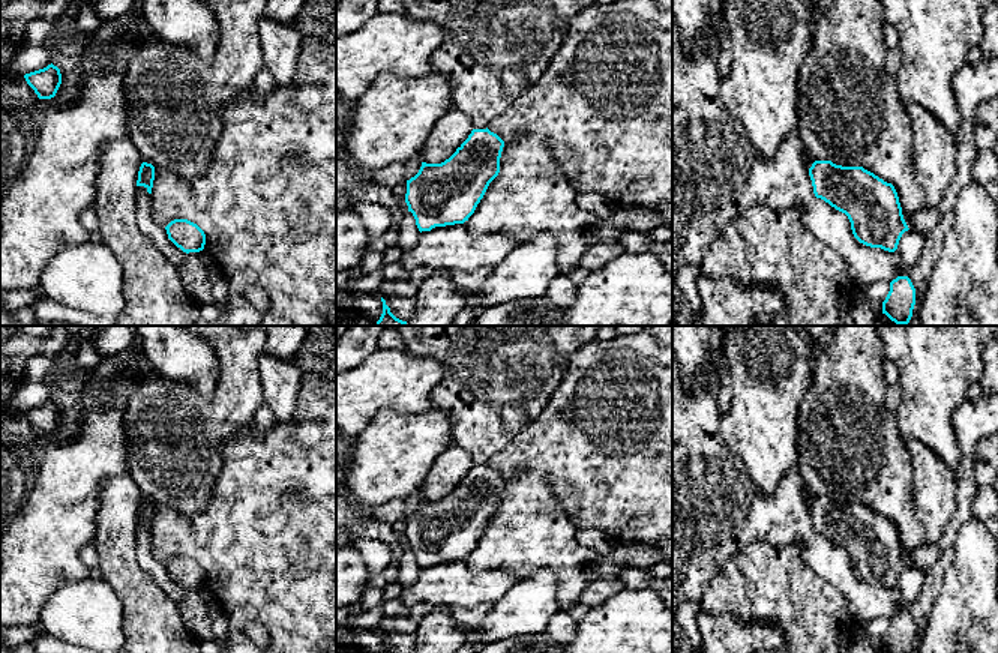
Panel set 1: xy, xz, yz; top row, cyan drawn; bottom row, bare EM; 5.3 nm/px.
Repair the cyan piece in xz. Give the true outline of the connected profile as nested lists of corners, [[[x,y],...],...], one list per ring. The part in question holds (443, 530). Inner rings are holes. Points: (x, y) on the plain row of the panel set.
[[[473,465],[456,488],[441,500],[422,498],[419,509],[407,516],[405,539],[413,549],[419,567],[435,563],[464,560],[474,549],[489,519],[500,509],[504,477],[486,465]]]

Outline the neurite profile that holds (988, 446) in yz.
[[[998,431],[981,438],[974,449],[972,456],[974,459],[981,459],[995,468],[996,477],[992,486],[998,492]]]

